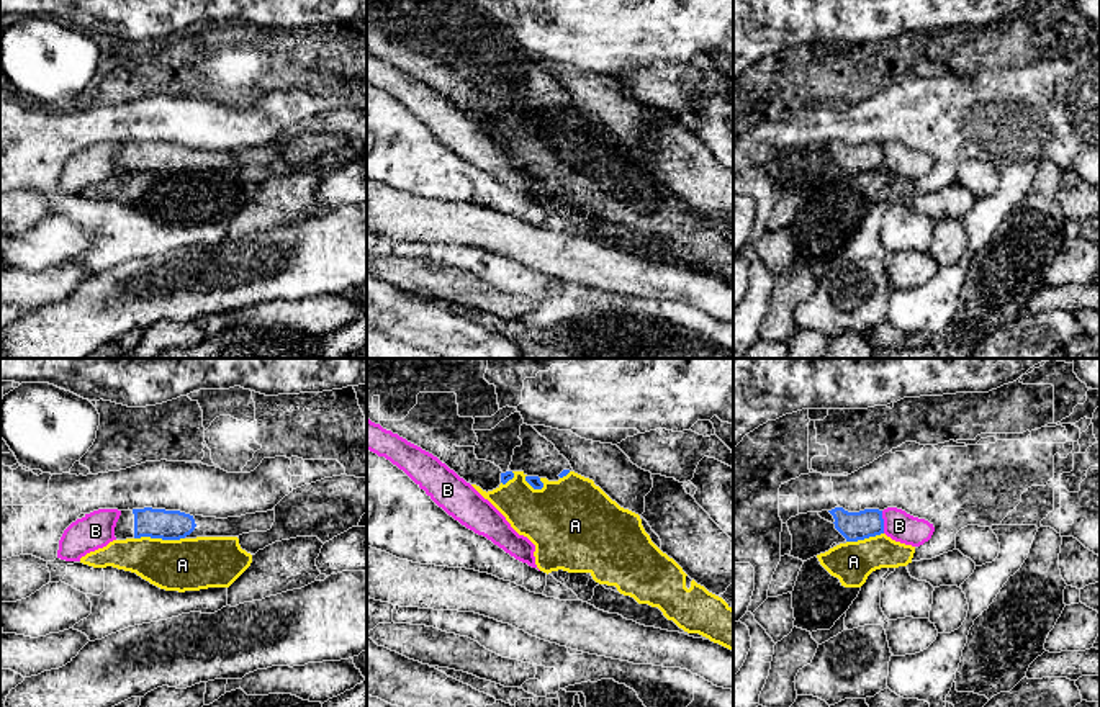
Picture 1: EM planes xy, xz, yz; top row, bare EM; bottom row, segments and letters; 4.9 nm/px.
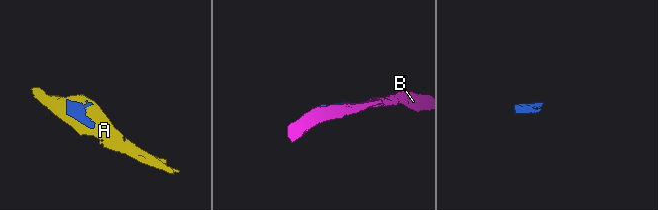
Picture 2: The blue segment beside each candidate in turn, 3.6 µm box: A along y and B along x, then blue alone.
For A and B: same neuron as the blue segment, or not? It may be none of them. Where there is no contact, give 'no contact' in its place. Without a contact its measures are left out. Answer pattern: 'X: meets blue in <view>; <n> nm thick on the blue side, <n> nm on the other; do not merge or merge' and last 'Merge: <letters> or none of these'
A: meets blue in xy; 140 nm thick on the blue side, 260 nm on the other; do not merge
B: meets blue in yz; 140 nm thick on the blue side, 150 nm on the other; do not merge
Merge: none of these

